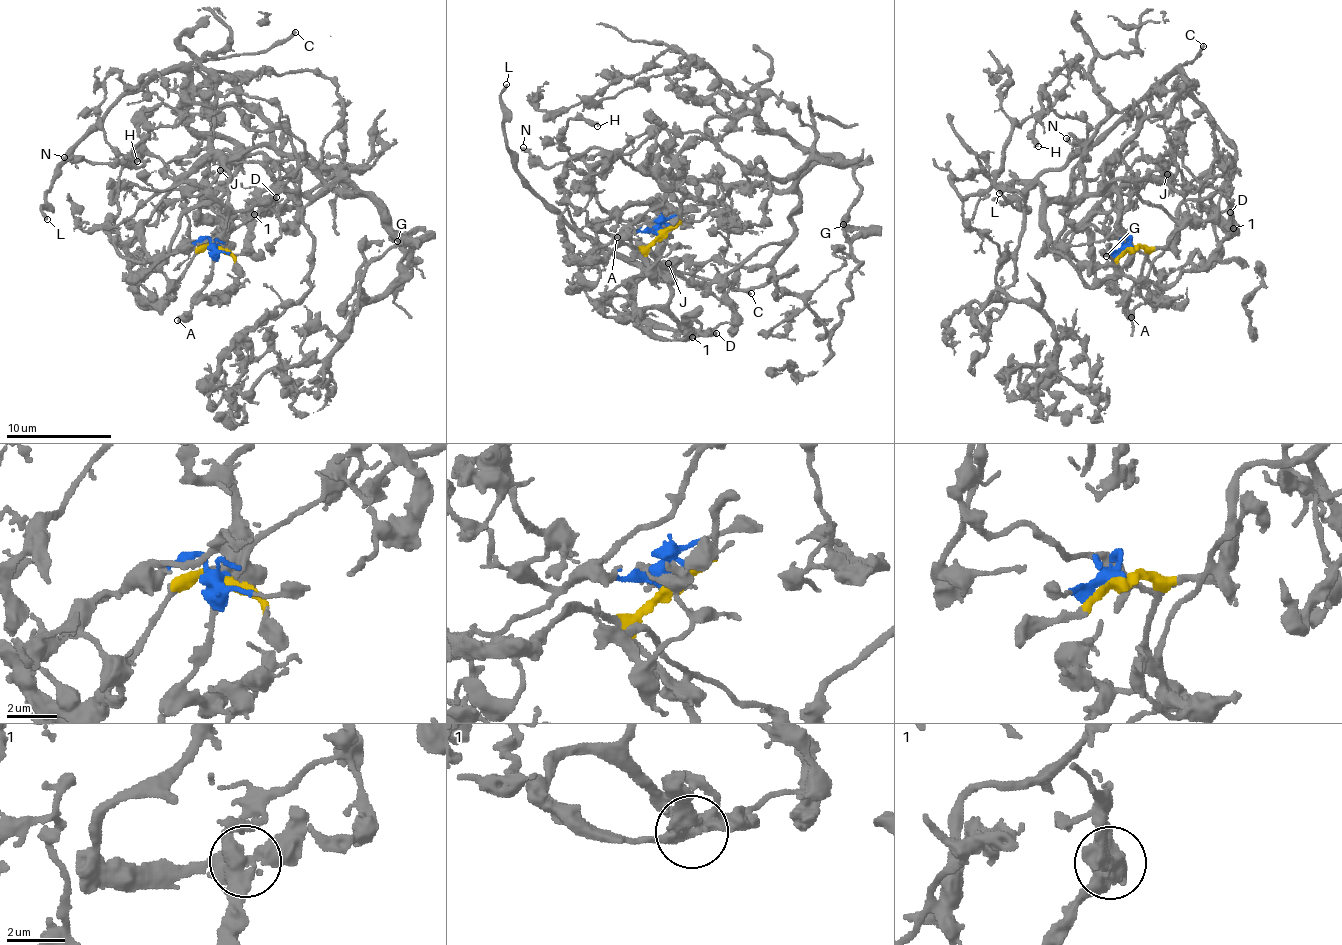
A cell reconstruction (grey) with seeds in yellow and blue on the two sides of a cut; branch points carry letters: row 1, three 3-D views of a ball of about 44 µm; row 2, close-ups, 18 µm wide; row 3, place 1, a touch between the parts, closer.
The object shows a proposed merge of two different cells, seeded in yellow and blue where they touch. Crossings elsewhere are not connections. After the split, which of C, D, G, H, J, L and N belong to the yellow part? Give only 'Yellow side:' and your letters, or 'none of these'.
Yellow side: C, D, L

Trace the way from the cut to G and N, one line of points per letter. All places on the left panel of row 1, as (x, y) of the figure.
G: (216, 247), (190, 240), (230, 222), (225, 165), (258, 147), (366, 194), (403, 272), (396, 242)
N: (216, 247), (190, 240), (258, 147), (357, 192), (299, 193), (284, 129), (230, 103), (63, 156)

